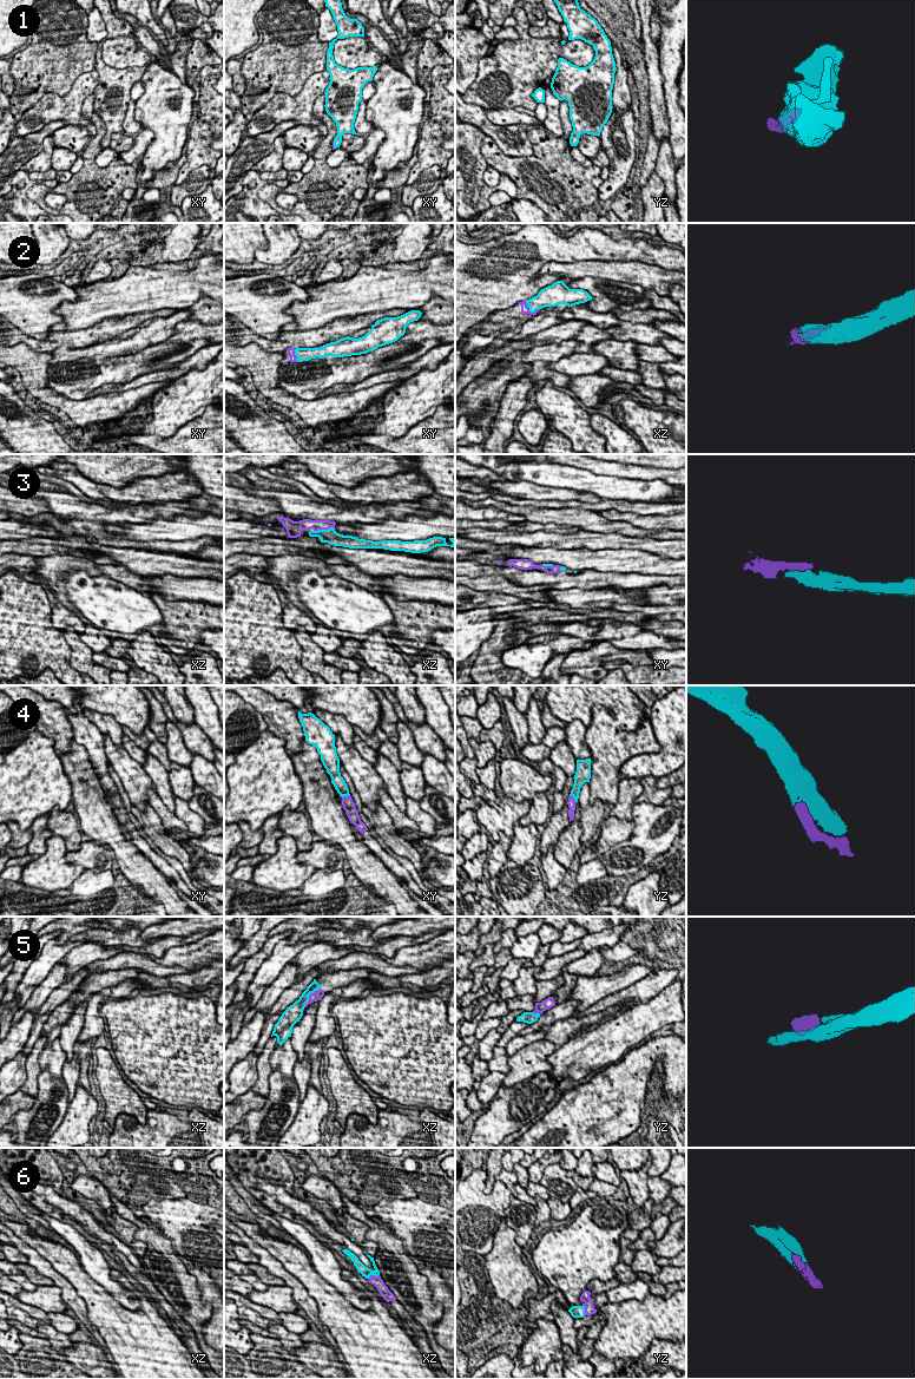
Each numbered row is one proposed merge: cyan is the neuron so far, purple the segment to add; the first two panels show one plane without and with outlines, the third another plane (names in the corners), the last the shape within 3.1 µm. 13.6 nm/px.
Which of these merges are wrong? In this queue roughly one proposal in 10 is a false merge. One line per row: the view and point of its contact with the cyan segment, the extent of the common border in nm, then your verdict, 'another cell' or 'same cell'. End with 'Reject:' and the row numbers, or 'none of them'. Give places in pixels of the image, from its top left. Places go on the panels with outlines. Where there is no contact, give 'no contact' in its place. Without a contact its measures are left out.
1: xy (334, 145) | 110 nm | same cell
2: xz (530, 310) | 240 nm | same cell
3: xz (323, 530) | 300 nm | same cell
4: yz (574, 799) | 150 nm | same cell
5: xz (308, 996) | 340 nm | same cell
6: xz (373, 1274) | 180 nm | same cell
Reject: none of them

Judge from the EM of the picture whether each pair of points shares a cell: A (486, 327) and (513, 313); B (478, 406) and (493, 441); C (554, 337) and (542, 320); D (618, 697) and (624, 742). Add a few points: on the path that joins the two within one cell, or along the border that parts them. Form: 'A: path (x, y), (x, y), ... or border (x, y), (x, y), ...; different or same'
A: path (493, 324), (506, 314); same
B: border (499, 407), (491, 425), (491, 433), (484, 441); different
C: border (563, 321), (525, 337); different
D: border (605, 709), (629, 731), (633, 731), (646, 716); different

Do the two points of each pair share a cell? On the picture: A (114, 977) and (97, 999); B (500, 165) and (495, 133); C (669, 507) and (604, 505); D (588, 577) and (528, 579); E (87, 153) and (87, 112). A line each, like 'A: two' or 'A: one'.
A: two
B: two
C: one
D: one
E: one

